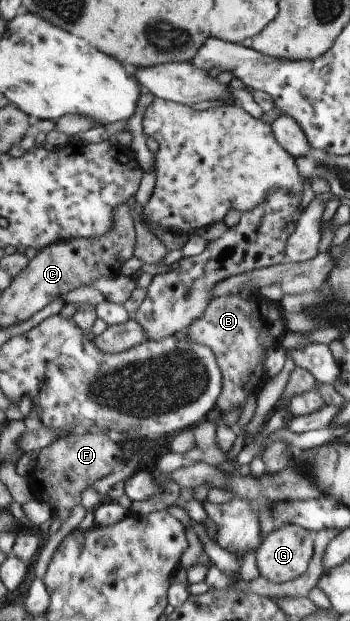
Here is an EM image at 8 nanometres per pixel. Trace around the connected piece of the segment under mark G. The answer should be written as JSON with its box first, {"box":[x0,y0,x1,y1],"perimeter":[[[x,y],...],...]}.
{"box":[256,524,313,583],"perimeter":[[[285,524],[283,528],[265,535],[263,545],[256,553],[261,576],[273,583],[287,583],[306,572],[309,559],[313,557],[313,534],[294,524]]]}

